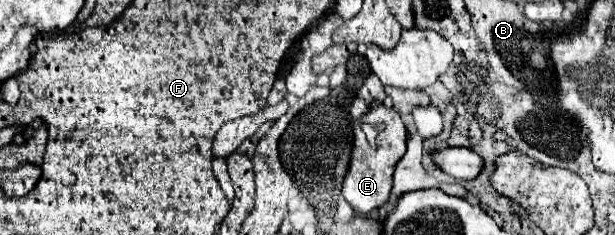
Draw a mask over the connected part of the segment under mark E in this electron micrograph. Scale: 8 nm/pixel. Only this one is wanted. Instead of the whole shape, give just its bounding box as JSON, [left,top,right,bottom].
[343,102,407,214]

